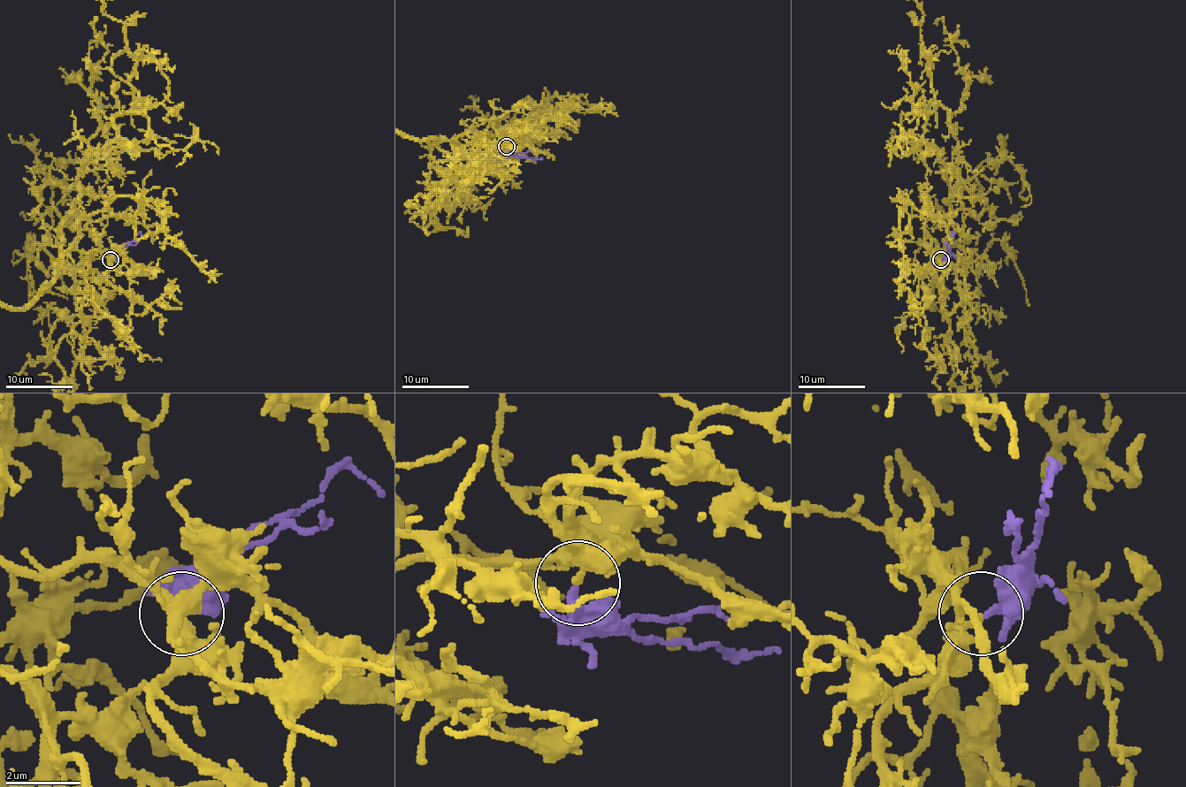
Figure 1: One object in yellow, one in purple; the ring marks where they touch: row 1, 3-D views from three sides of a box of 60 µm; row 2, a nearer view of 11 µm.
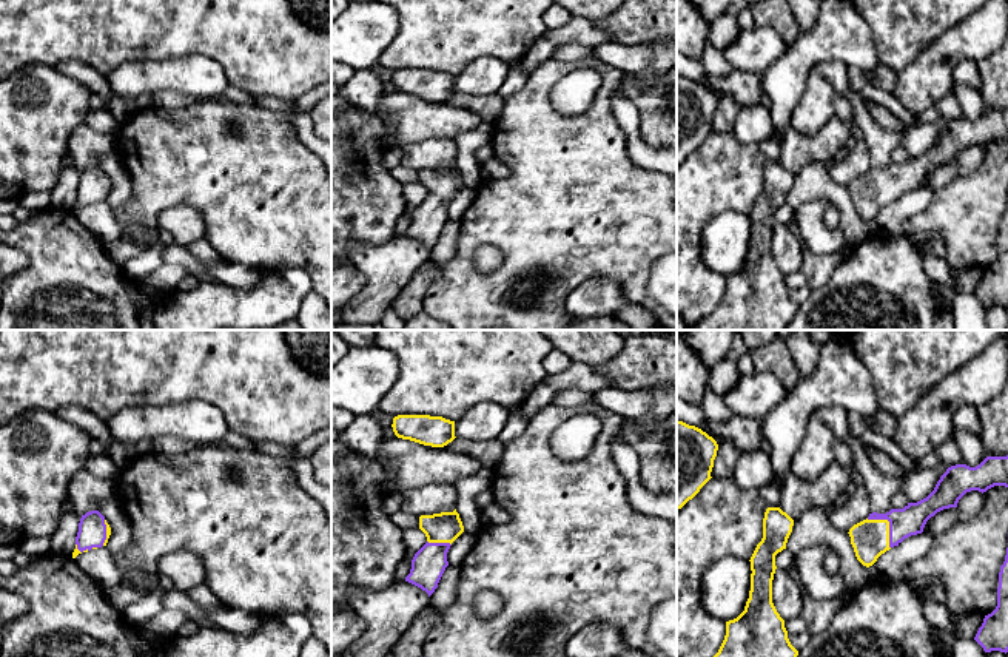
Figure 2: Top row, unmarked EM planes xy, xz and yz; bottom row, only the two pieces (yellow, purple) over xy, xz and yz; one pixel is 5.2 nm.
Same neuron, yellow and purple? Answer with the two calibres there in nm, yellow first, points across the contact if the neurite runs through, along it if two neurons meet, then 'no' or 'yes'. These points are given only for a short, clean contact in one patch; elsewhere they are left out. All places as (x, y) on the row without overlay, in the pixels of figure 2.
200 nm thick on the yellow side, 150 nm on the other; runs through yz (870, 193), (888, 179), (907, 176); yes

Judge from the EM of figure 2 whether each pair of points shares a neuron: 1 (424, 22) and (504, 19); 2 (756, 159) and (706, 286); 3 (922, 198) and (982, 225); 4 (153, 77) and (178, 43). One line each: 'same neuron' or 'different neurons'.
1: same neuron
2: same neuron
3: different neurons
4: different neurons

